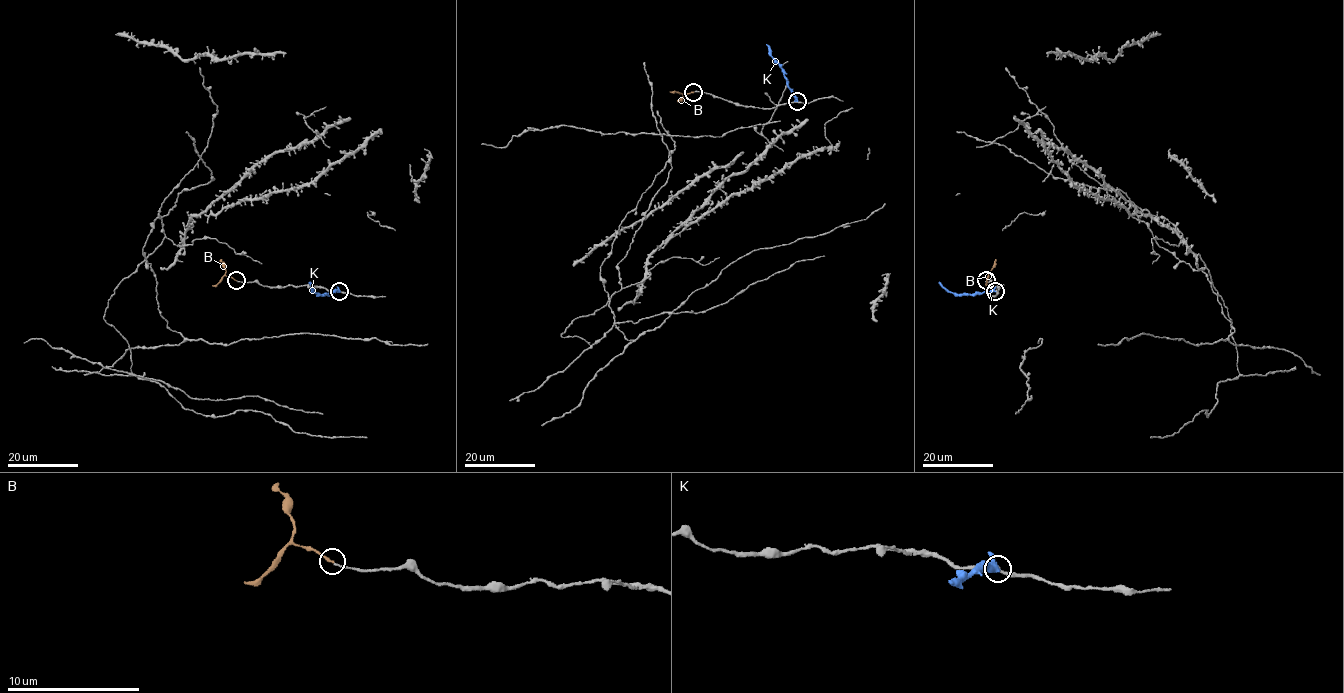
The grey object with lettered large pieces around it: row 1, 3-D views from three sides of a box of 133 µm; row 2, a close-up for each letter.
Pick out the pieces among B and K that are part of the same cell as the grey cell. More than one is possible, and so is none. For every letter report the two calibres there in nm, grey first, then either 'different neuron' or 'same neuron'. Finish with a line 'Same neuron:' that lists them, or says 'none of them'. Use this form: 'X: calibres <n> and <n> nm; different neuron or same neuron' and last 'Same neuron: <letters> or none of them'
B: calibres 170 and 240 nm; same neuron
K: calibres 280 and 240 nm; different neuron
Same neuron: B

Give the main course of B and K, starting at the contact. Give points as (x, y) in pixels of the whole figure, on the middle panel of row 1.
B: (693, 92), (682, 94), (678, 101)
K: (797, 101), (788, 86), (784, 70), (766, 44)

